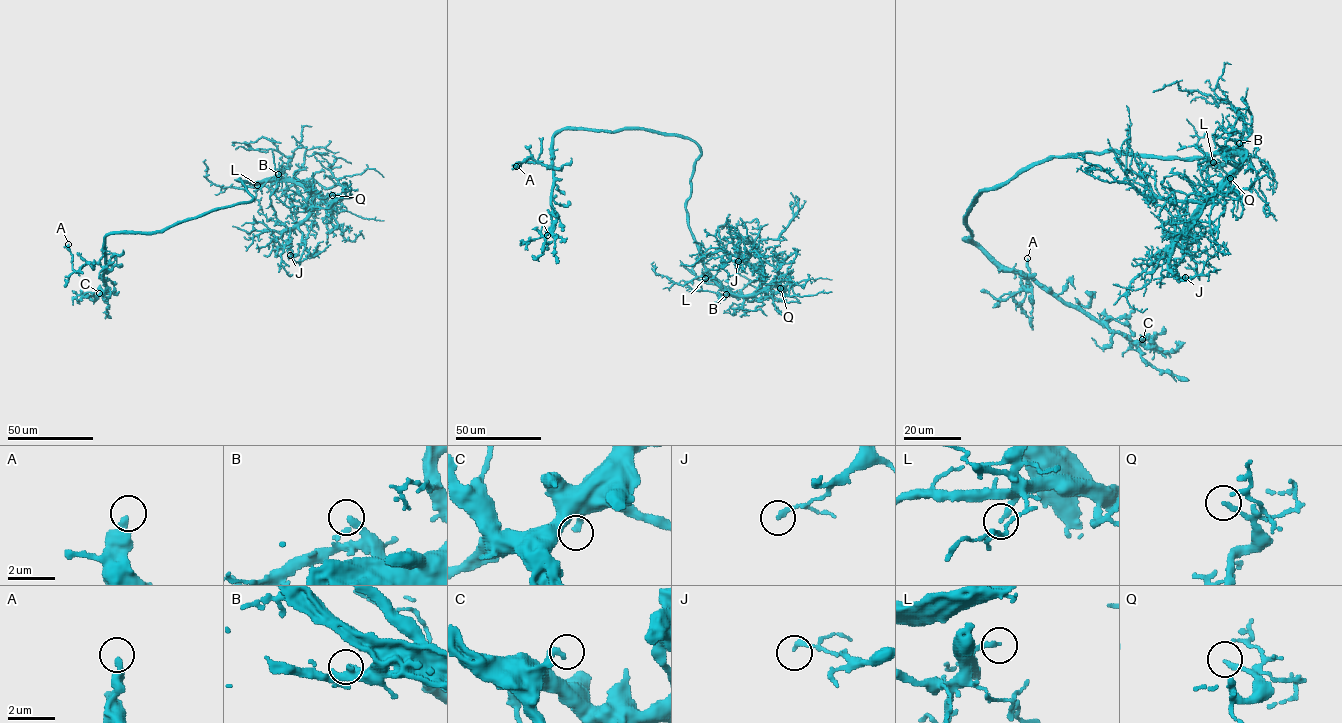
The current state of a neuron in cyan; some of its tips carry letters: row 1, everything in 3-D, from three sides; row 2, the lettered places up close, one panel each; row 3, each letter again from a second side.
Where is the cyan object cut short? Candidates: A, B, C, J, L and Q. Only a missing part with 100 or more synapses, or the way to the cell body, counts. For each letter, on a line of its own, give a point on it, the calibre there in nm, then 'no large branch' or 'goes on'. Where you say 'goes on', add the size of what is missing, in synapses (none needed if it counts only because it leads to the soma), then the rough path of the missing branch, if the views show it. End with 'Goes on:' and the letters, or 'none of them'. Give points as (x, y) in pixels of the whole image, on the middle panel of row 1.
A: at (516, 166); 320 nm thick; no large branch
B: at (726, 294); 280 nm thick; goes on; missing branch runs (726, 294), (716, 292), (711, 298), (710, 313), (703, 321), (714, 326), (699, 336), (695, 345), (698, 352)
C: at (547, 235); 280 nm thick; no large branch
J: at (738, 261); 200 nm thick; no large branch
L: at (705, 278); 200 nm thick; no large branch
Q: at (780, 288); 200 nm thick; no large branch
Goes on: B

